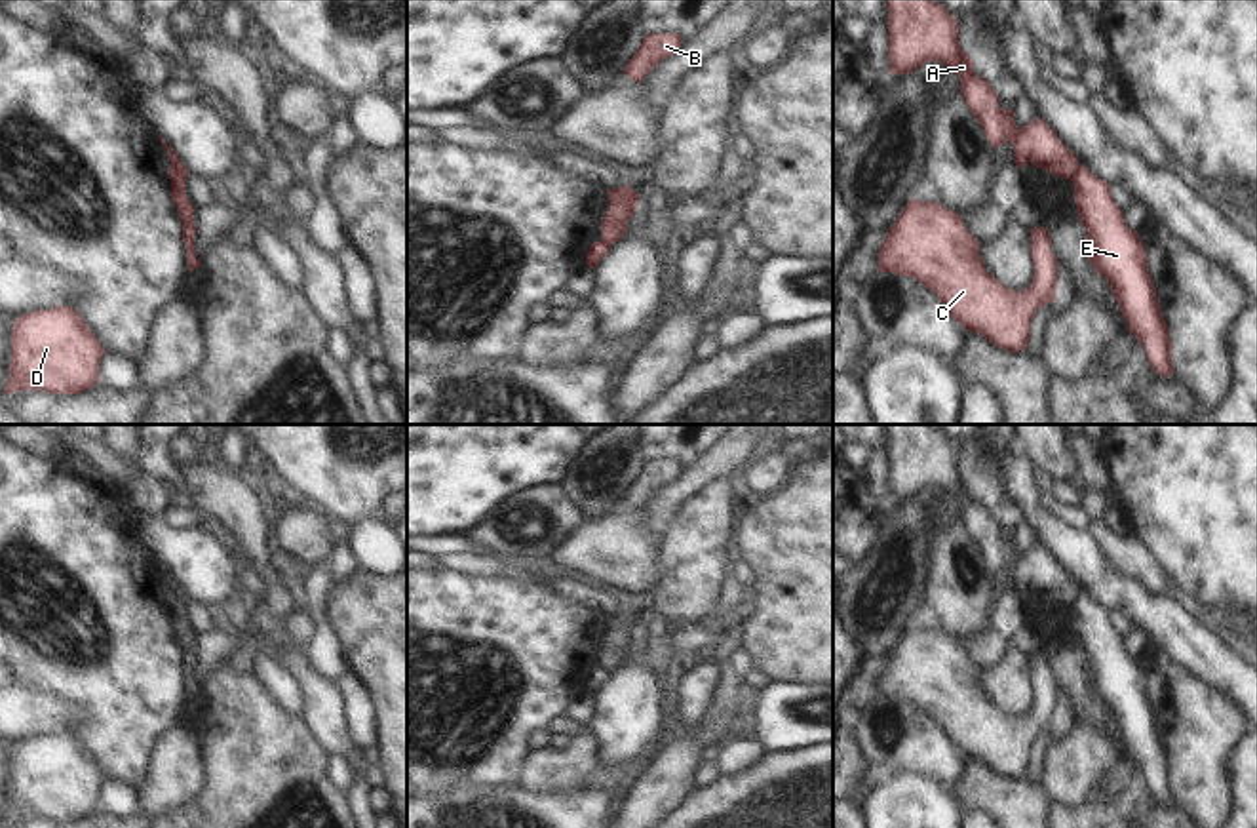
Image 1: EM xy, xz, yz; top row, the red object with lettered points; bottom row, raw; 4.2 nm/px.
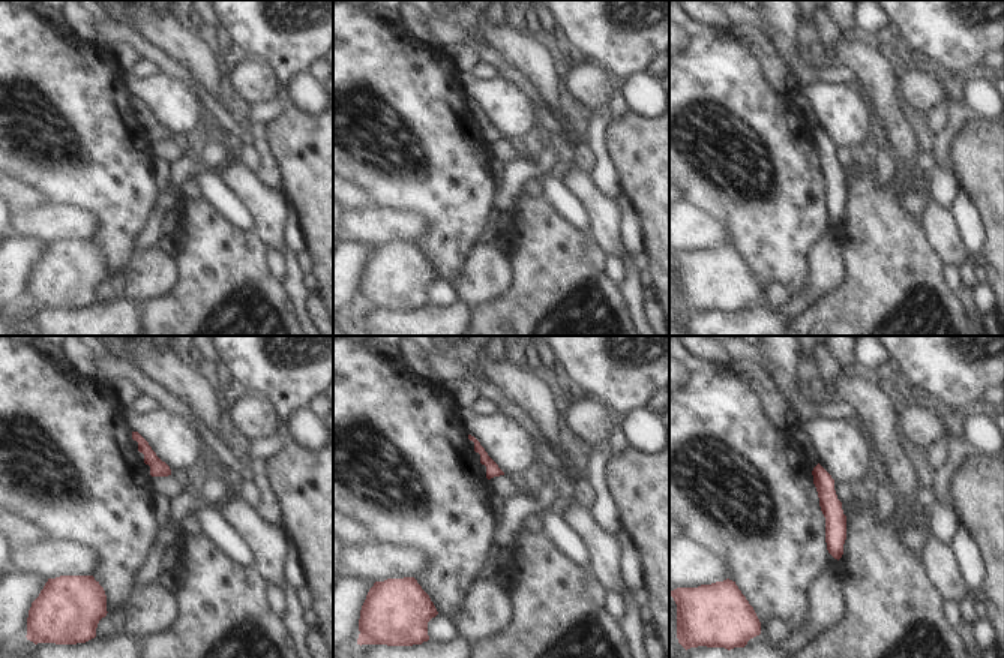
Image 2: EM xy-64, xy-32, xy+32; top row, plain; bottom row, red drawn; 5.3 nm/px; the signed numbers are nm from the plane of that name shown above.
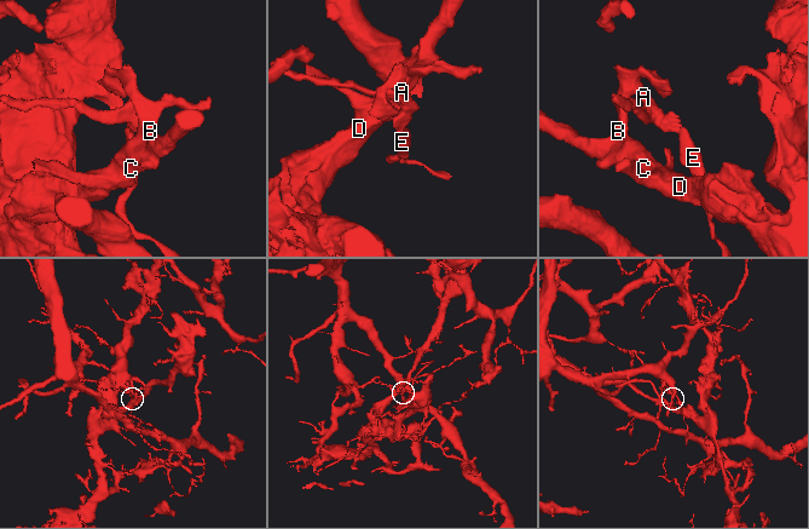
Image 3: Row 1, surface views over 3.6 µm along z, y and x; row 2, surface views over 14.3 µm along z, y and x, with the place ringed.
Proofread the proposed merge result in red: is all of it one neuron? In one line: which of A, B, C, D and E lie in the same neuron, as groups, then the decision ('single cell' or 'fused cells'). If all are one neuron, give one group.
groups A B C D / E; fused cells

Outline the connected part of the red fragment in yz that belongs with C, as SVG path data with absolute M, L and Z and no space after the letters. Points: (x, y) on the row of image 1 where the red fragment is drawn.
M911 198L880 246L879 270L917 278L938 295L966 331L983 335L1002 350L1019 352L1025 350L1031 339L1031 324L1036 310L1057 301L1057 255L1050 249L1050 244L1048 230L1040 227L1031 228L1035 278L1029 287L1014 291L987 272L979 257L981 242L968 232L958 213L938 202Z

